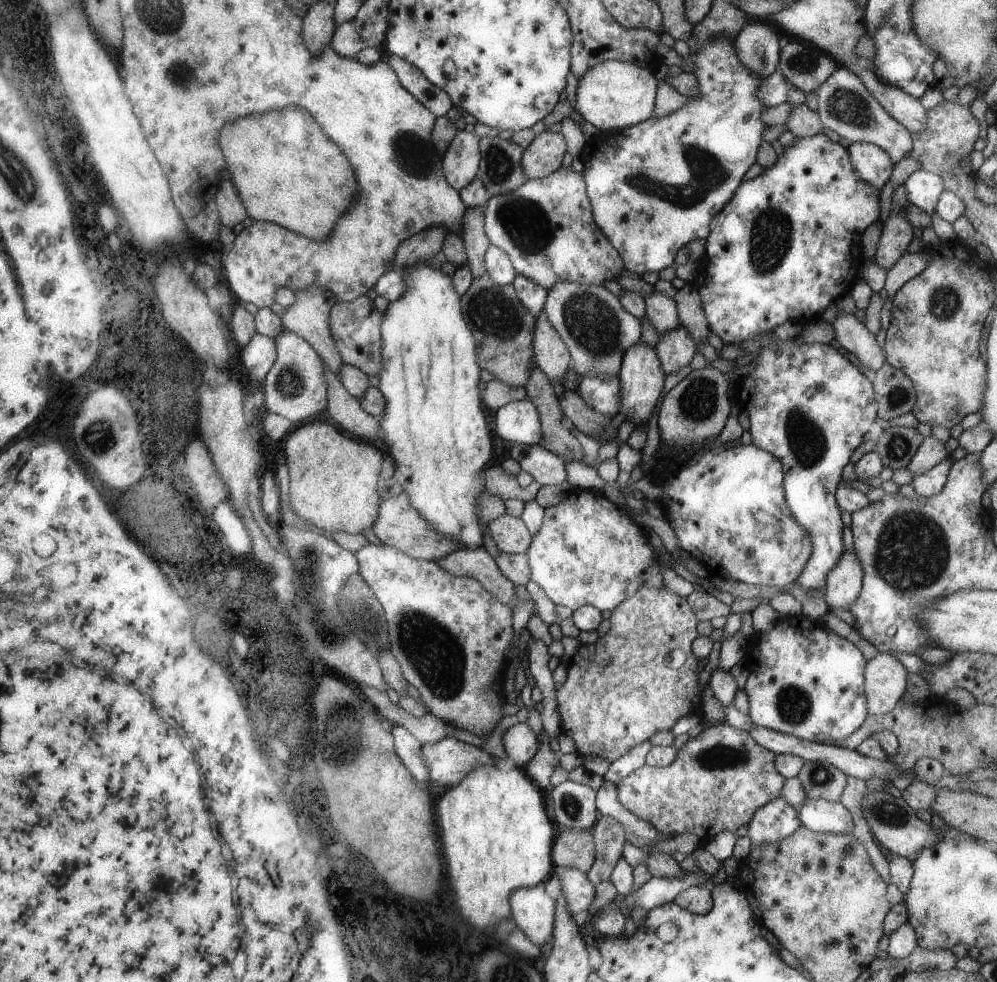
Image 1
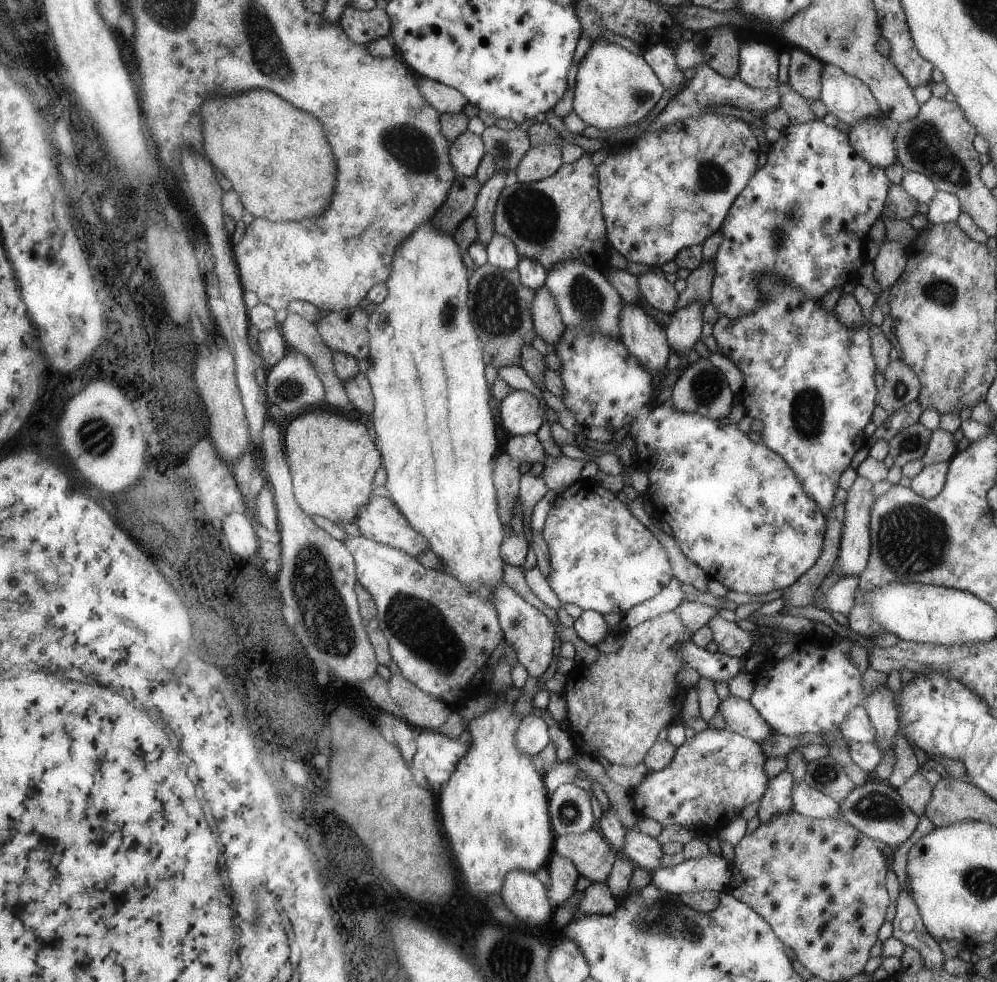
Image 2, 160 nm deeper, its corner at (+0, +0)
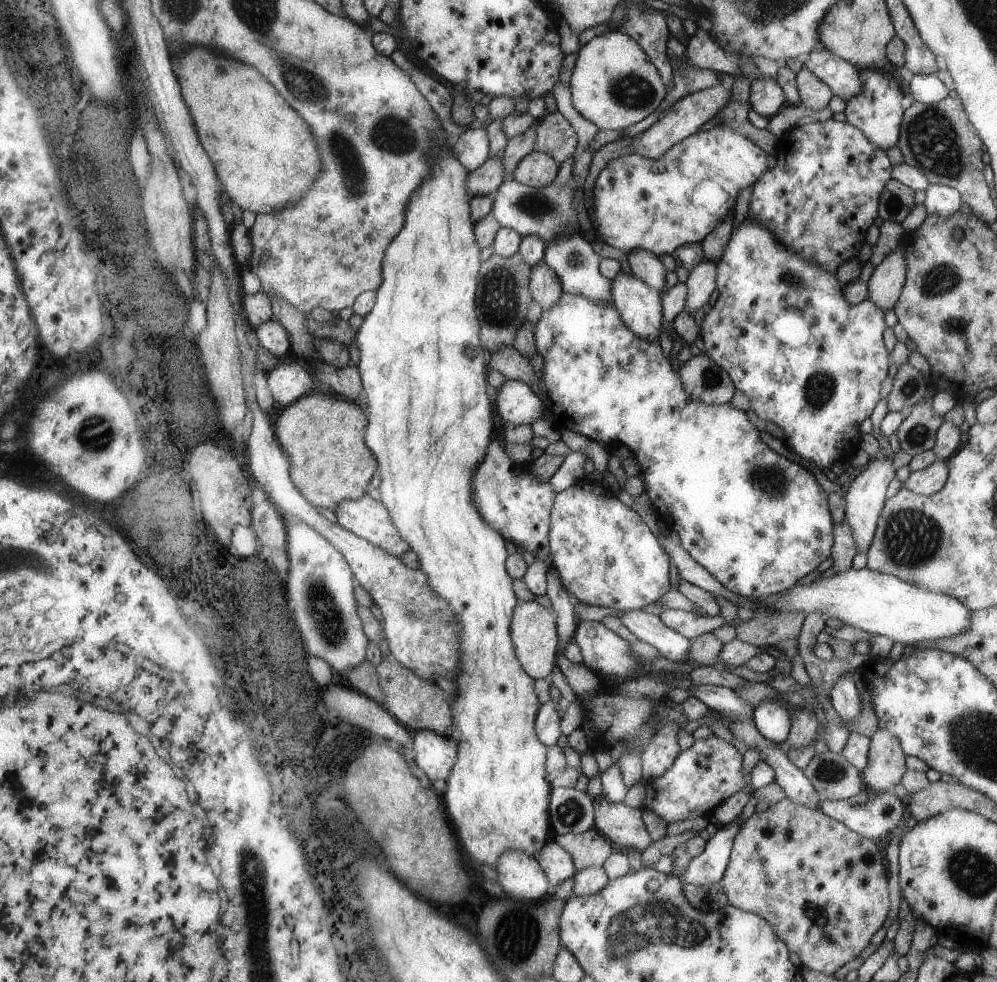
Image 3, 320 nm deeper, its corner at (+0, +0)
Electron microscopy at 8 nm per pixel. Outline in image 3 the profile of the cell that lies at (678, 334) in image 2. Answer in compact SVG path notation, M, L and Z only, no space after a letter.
M702 260L700 266L692 268L688 280L686 280L688 299L686 308L690 316L703 308L709 302L710 296L717 288L717 266L712 260Z

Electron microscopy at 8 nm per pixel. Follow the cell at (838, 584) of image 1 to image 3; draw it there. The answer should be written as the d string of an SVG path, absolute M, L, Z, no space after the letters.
M881 449L878 450L876 460L872 460L868 464L868 468L862 470L858 477L854 478L844 496L846 498L845 521L848 522L848 526L852 530L857 553L868 551L874 540L877 523L887 500L886 491L896 473L892 463L892 459L888 458Z

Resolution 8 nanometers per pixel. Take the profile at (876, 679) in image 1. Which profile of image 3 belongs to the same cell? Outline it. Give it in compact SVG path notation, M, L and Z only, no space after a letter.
M878 728L870 738L868 764L861 773L863 785L876 792L891 791L907 772L906 757L898 738Z

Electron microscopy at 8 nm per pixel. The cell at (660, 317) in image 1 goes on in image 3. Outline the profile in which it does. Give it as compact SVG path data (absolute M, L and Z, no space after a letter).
M648 250L633 251L626 256L627 269L638 280L645 281L652 289L656 289L664 295L666 286L667 269L660 261L660 258Z

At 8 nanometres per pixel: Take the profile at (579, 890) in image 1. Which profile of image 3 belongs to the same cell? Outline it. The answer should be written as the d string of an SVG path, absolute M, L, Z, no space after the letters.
M551 841L538 852L537 862L545 872L552 889L577 874L576 862L561 845Z

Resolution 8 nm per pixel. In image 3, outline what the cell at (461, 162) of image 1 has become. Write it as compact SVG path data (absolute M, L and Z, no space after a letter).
M467 128L459 138L454 139L457 140L451 144L452 152L468 172L477 170L492 155L489 136L484 128Z

